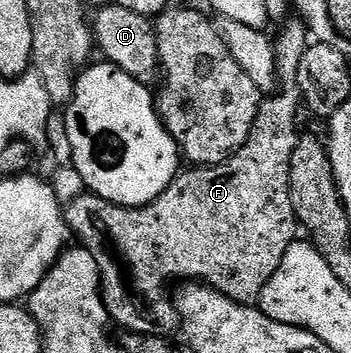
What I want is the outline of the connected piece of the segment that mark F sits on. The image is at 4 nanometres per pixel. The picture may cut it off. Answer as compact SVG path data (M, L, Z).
M299 19L285 20L279 29L280 34L274 37L278 88L267 99L261 100L247 143L229 161L222 165L192 167L189 173L181 172L170 187L148 205L115 205L88 191L85 197L73 196L64 209L69 234L80 240L77 242L98 265L104 309L115 324L117 321L121 325L121 330L159 337L171 334L178 314L170 293L164 290L168 281L203 283L234 301L259 302L264 285L270 283L274 271L278 271L278 263L282 263L282 255L286 255L293 241L297 240L298 222L290 203L290 159L301 139L301 134L296 133L296 112L302 109L296 76L298 63L302 63L302 55L308 50L310 34L308 26Z

